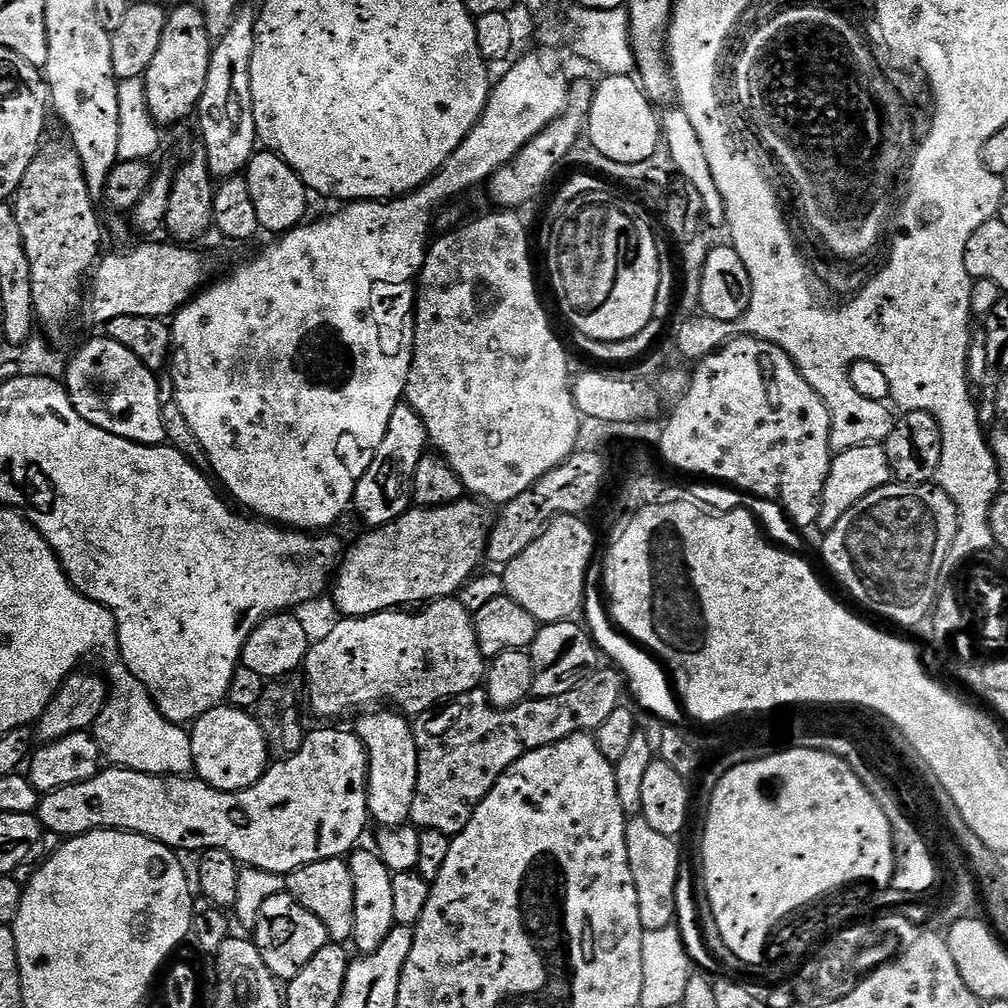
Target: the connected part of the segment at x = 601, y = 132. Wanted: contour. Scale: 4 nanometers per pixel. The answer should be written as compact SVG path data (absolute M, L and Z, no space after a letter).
M635 75L631 76L604 76L601 84L595 85L596 93L590 106L588 115L588 126L586 129L586 139L589 144L593 144L606 158L614 158L614 162L640 166L662 148L662 120L658 115L648 95L640 86L640 81Z

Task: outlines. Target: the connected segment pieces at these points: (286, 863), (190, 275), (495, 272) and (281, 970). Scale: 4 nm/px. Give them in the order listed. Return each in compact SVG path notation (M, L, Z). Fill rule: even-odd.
M340 726L320 727L324 728L318 729L317 732L309 731L305 735L304 745L294 755L277 759L277 764L275 761L258 783L241 792L223 792L217 788L211 788L205 780L193 778L191 775L152 776L149 772L135 772L132 769L108 766L94 778L82 784L60 788L57 792L43 793L39 804L36 805L34 815L40 821L40 827L45 833L53 832L54 835L60 836L59 838L84 836L88 832L105 830L110 832L137 832L140 836L156 840L168 848L179 850L181 853L196 852L195 854L203 854L209 848L226 850L226 854L230 854L230 858L234 858L245 868L257 868L263 872L273 872L279 876L287 877L289 872L298 870L302 866L310 866L314 862L322 862L323 860L339 860L347 857L363 841L360 839L364 836L364 827L370 824L368 815L368 752L364 748L364 744L358 739L355 731L343 732L342 729L336 728Z
M175 242L168 244L140 244L129 252L112 252L101 255L90 276L92 293L86 296L86 312L92 324L106 326L114 318L171 318L196 297L197 292L213 283L221 275L220 260L208 252L192 252L191 247Z
M492 210L489 216L480 216L477 220L472 220L469 224L461 226L457 232L448 232L441 240L433 239L431 241L428 257L424 259L424 269L420 271L418 277L418 285L420 289L416 292L416 300L414 299L414 311L416 313L416 333L414 334L414 354L412 355L412 369L410 370L410 378L408 379L408 391L406 393L407 403L411 404L416 413L422 418L426 430L428 431L428 443L441 456L448 459L448 465L458 474L458 478L464 483L465 493L471 494L473 497L479 498L481 501L487 502L492 506L503 506L509 504L514 498L518 498L524 492L532 491L540 479L550 470L554 470L560 464L563 464L573 452L577 451L578 444L576 439L580 436L580 423L582 417L580 411L576 409L576 403L572 397L573 377L568 377L568 352L564 349L562 341L556 337L556 332L552 329L552 324L548 321L548 316L544 313L544 308L540 305L540 296L536 293L536 280L532 277L532 256L528 253L528 232L524 229L524 224L519 220L517 213L512 210Z
M288 891L274 894L274 898L268 898L262 910L258 910L258 922L254 929L254 943L258 946L258 954L262 954L262 962L275 976L277 981L287 982L294 979L298 970L318 954L329 943L326 934L326 926L310 914ZM256 935L256 936L255 936Z

